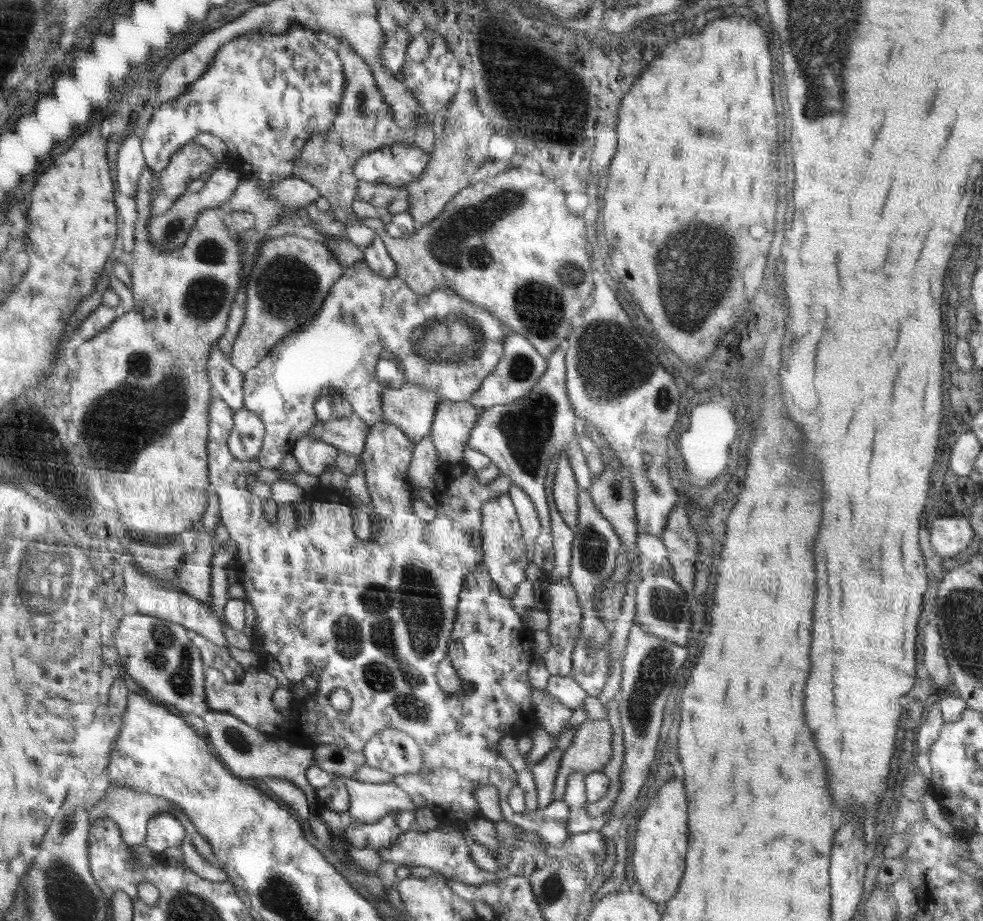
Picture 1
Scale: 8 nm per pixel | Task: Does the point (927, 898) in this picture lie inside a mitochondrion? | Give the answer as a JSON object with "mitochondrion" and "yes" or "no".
{"mitochondrion":"no"}

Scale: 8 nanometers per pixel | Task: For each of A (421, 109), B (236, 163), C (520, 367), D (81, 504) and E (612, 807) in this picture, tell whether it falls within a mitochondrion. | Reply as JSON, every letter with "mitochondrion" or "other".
{"A":"other","B":"other","C":"mitochondrion","D":"mitochondrion","E":"other"}

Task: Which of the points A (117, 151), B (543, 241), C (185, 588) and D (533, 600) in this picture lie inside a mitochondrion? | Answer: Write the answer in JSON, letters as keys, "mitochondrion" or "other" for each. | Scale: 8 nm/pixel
{"A":"other","B":"other","C":"other","D":"other"}

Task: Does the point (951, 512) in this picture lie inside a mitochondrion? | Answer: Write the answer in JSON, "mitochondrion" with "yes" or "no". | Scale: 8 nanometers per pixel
{"mitochondrion":"no"}

